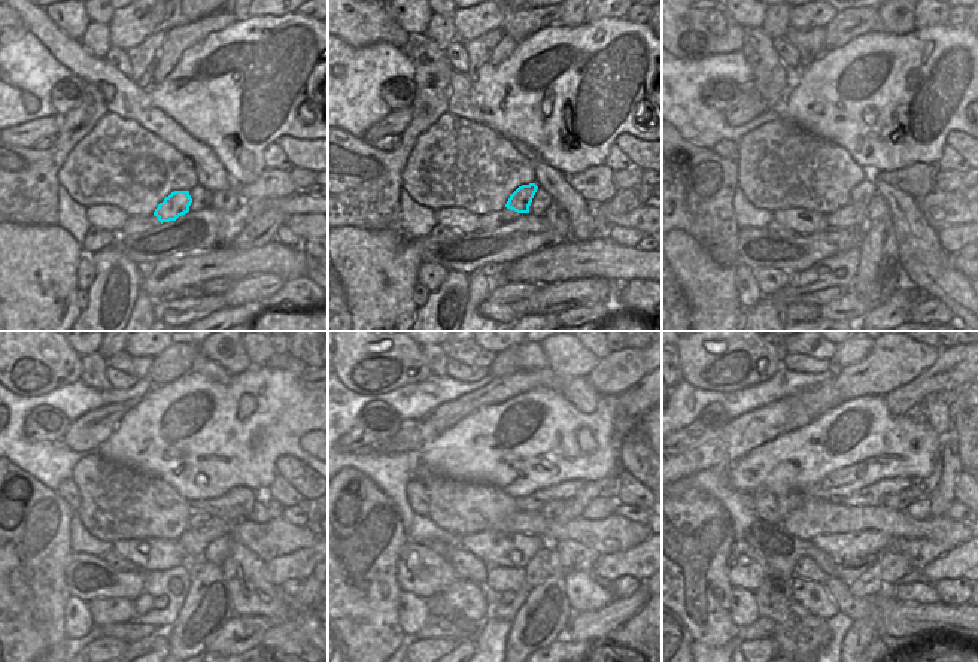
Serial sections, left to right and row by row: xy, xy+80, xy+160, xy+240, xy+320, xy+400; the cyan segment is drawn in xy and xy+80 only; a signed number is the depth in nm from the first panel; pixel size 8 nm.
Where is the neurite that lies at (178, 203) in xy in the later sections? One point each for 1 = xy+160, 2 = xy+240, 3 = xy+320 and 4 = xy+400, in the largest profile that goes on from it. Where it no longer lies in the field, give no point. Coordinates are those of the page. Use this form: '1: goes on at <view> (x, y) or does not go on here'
1: goes on at xy+160 (862, 193)
2: goes on at xy+240 (199, 519)
3: goes on at xy+320 (552, 509)
4: goes on at xy+400 (901, 500)

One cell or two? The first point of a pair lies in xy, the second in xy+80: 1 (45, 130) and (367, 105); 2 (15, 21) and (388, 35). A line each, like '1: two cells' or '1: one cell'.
1: two cells
2: one cell

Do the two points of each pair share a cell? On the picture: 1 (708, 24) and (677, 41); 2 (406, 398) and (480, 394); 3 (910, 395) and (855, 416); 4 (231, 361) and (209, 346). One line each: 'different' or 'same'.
1: same
2: different
3: different
4: same

